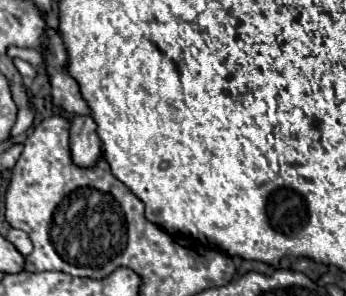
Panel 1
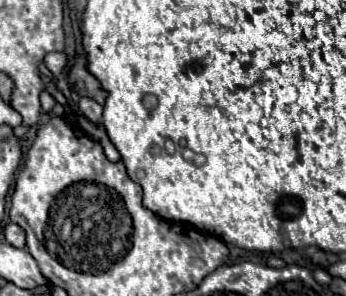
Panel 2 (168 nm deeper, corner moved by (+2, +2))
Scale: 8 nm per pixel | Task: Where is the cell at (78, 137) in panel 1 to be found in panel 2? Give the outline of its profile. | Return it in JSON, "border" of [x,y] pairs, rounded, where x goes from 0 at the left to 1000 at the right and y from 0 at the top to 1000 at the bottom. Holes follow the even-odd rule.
{"border":[[[237,328],[231,348],[225,348],[225,361],[231,361],[231,382],[243,395],[254,395],[266,416],[283,416],[289,409],[289,395],[295,395],[295,355],[283,355],[277,341]]]}

